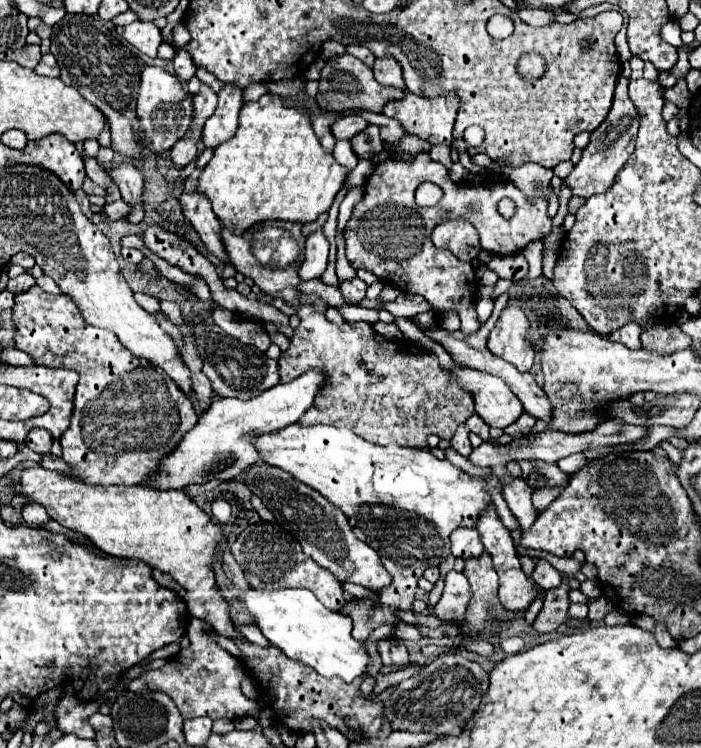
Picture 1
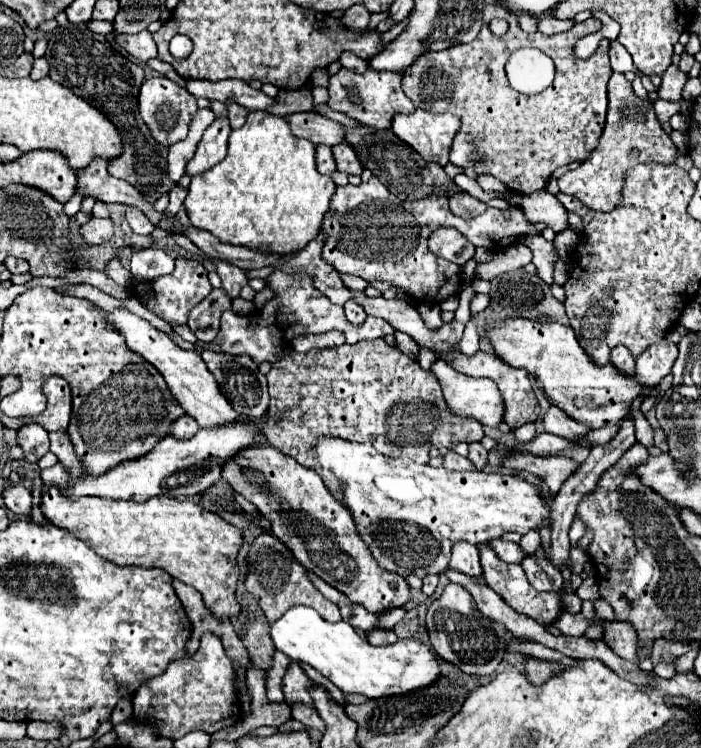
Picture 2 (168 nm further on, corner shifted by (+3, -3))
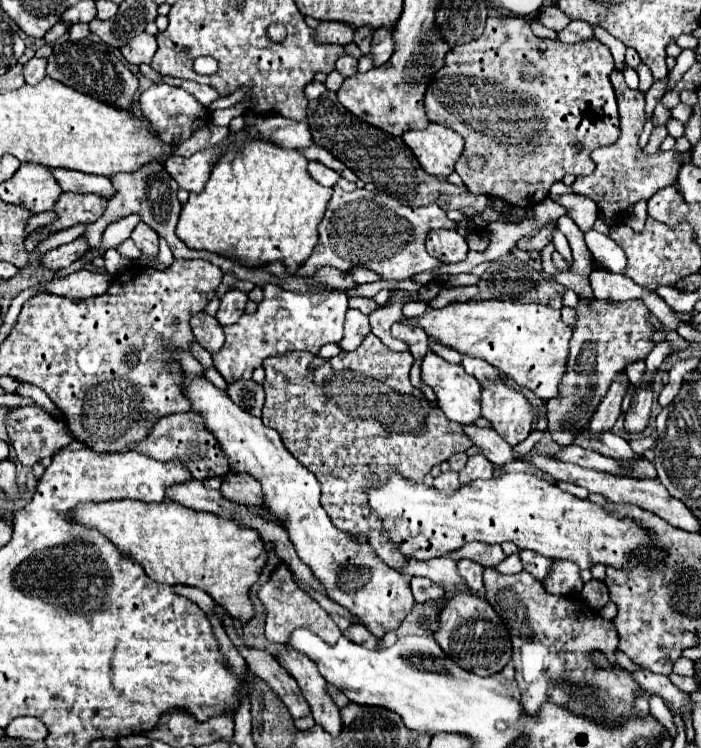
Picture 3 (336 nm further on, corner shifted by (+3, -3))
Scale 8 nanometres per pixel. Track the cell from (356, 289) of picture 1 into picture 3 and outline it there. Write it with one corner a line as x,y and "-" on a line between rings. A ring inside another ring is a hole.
347,310
347,318
345,318
345,336
339,342
341,350
355,350
361,340
371,332
369,326
369,316
365,316
361,310

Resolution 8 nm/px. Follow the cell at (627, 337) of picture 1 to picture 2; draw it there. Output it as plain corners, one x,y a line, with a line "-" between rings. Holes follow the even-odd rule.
617,346
611,352
611,364
625,376
633,376
635,374
635,358
631,356
631,352
625,346

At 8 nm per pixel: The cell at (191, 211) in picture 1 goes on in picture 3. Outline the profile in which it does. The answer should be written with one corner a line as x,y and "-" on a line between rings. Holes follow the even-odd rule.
229,288
223,296
221,296
221,308
217,312
217,320
221,326
227,324
235,324
239,320
239,316
245,312
245,304
247,304
247,294
237,290
237,288

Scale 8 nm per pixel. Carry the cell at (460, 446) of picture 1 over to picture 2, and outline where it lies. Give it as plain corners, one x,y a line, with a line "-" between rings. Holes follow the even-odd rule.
453,450
443,458
443,468
447,468
447,470
457,470
457,472
465,472
465,470
475,470
475,466
467,460
467,458
463,458
463,456
459,456
459,454
455,454

